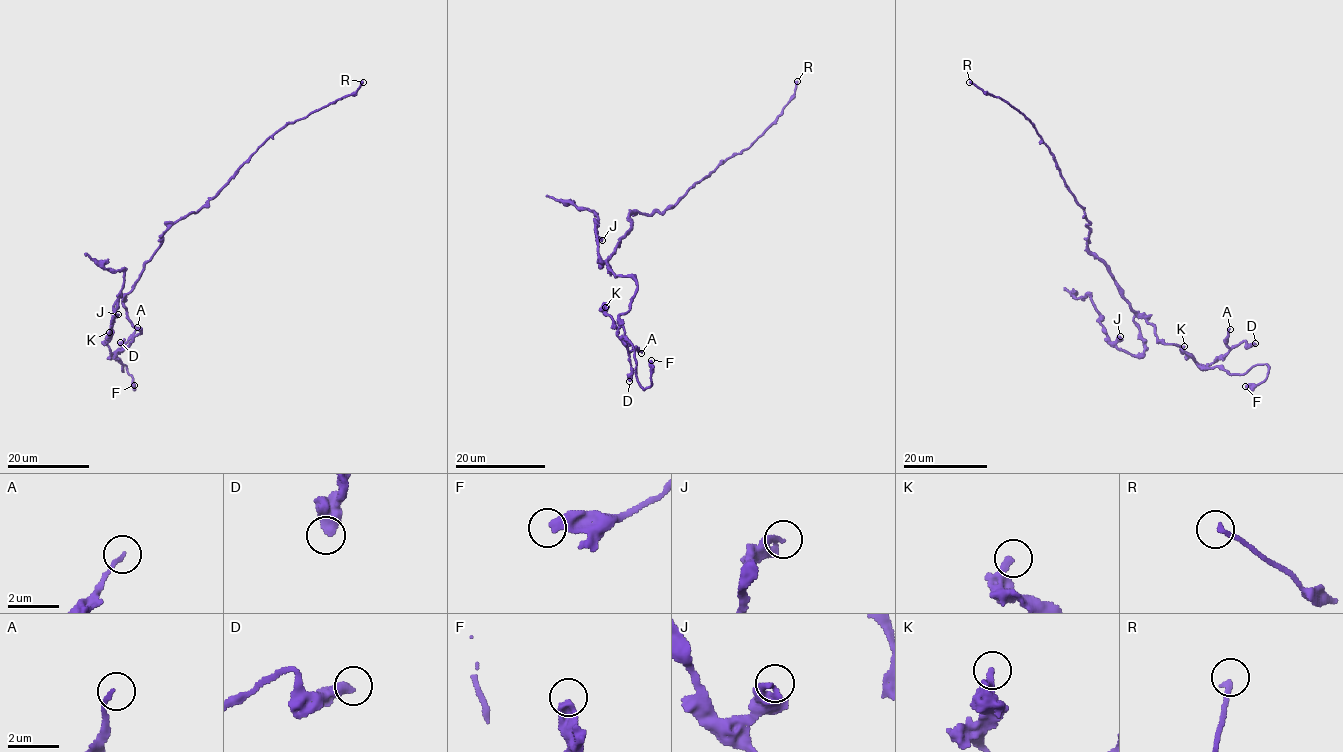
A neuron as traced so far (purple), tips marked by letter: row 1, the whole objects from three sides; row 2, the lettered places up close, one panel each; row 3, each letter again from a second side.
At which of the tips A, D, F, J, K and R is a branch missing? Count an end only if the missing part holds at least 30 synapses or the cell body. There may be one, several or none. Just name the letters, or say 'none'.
none

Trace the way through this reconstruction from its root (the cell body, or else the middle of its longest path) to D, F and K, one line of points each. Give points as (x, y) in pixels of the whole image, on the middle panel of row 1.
D: (630, 220), (607, 261), (614, 274), (636, 284), (617, 332), (629, 355), (629, 381)
F: (630, 220), (607, 265), (636, 284), (630, 309), (618, 317), (643, 389), (651, 385), (651, 360)
K: (630, 220), (607, 265), (616, 276), (632, 278), (636, 292), (617, 327), (605, 307)

